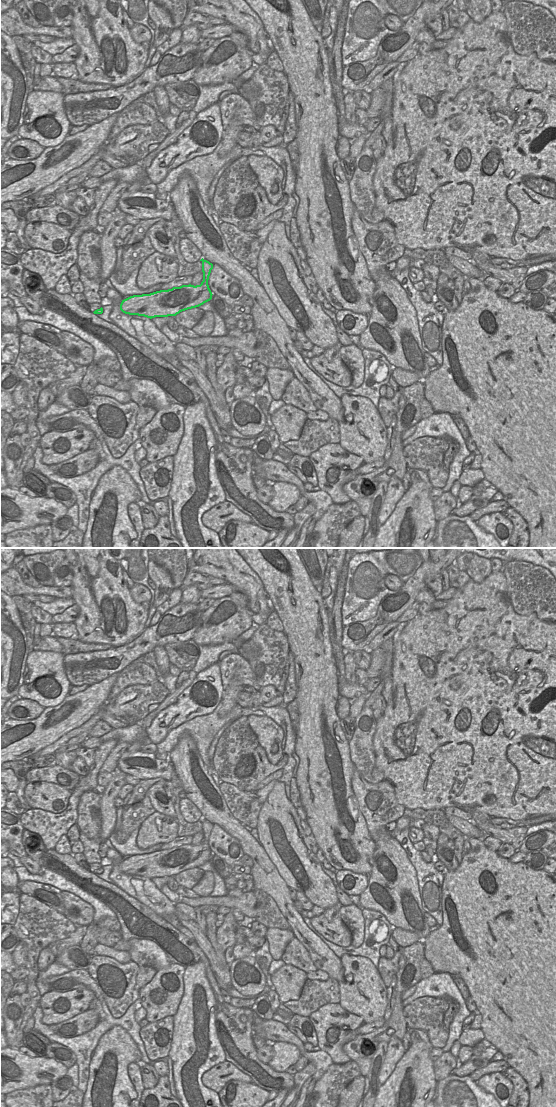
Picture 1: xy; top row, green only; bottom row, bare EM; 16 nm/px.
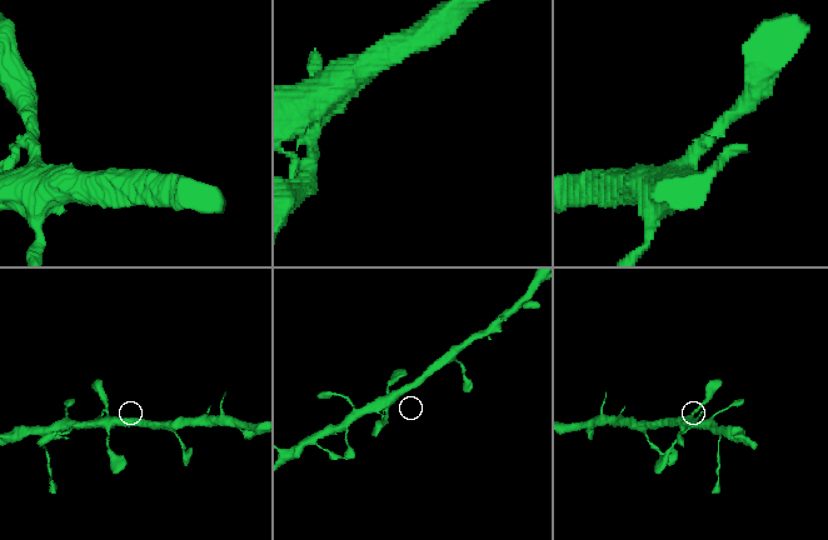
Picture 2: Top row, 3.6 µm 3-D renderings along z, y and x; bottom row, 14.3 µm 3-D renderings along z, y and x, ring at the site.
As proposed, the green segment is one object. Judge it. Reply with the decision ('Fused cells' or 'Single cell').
Single cell.

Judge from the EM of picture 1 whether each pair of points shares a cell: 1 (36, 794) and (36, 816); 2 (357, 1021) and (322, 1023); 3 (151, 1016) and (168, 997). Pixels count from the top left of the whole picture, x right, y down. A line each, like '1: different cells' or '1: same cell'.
1: different cells
2: same cell
3: same cell

